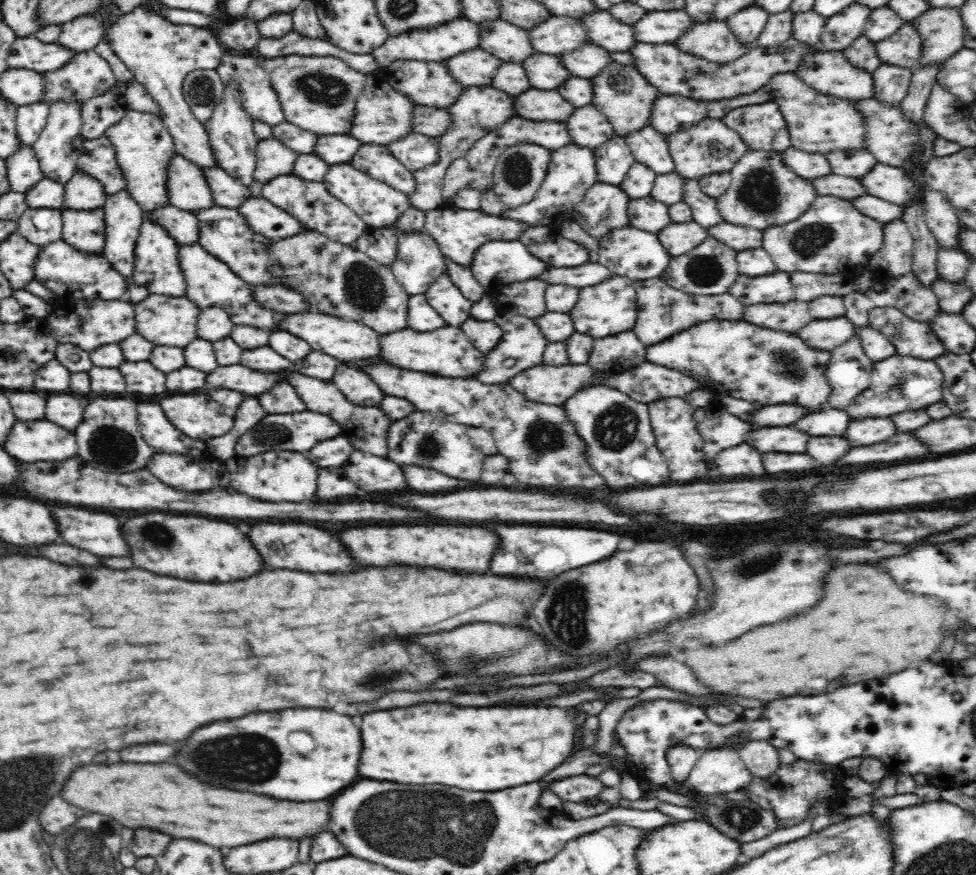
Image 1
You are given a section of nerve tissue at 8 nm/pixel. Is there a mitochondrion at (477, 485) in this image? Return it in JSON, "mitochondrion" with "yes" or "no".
{"mitochondrion":"no"}

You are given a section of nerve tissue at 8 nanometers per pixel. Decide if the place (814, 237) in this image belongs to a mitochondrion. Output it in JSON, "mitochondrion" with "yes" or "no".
{"mitochondrion":"yes"}

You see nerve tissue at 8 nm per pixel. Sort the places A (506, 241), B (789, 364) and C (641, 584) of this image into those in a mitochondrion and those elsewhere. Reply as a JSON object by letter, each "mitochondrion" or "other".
{"A":"other","B":"mitochondrion","C":"other"}

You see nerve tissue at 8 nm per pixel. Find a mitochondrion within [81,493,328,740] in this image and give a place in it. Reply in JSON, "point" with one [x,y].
{"point":[158,536]}

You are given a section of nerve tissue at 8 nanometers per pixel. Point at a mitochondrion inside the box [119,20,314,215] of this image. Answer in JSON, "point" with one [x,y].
{"point":[202,90]}

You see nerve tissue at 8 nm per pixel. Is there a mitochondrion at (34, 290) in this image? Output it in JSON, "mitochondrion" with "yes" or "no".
{"mitochondrion":"no"}

